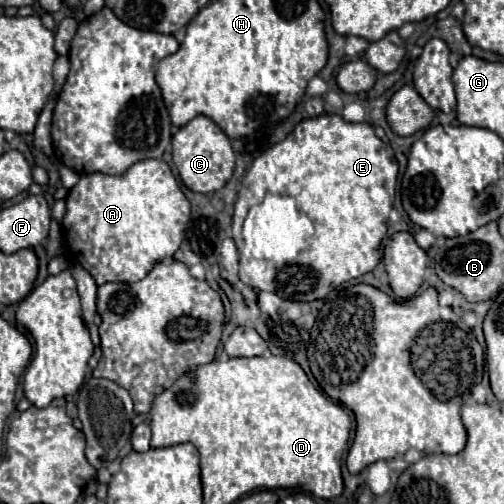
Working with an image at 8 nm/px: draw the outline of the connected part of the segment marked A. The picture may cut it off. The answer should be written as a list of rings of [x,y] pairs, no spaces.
[[[161,158],[141,160],[121,176],[83,174],[67,194],[67,214],[63,218],[63,234],[73,262],[81,264],[97,282],[137,282],[145,278],[151,268],[167,256],[173,256],[185,236],[191,216],[191,204],[181,192],[169,164]]]

